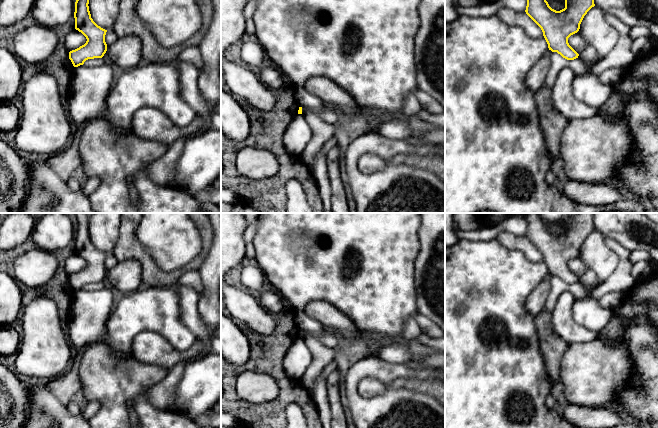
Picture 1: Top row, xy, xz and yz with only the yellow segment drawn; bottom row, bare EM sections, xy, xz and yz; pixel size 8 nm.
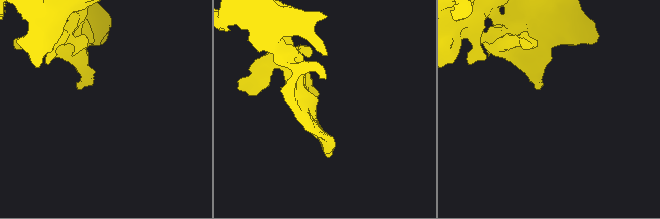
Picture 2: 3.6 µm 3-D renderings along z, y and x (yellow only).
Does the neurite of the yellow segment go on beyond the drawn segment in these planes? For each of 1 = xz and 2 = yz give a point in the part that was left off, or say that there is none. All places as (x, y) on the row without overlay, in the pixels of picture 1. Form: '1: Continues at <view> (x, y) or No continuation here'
1: No continuation here
2: No continuation here

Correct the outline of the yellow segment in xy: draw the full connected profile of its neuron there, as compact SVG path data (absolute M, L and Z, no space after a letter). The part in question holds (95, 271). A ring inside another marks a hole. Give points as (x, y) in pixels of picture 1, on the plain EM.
M75 213L75 253L87 263L86 267L69 276L69 283L74 291L83 289L88 283L102 282L107 275L105 259L107 254L98 250L89 235L89 217L85 213Z

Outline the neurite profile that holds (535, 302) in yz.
M548 273L526 300L525 309L533 317L537 316L544 309L550 291L551 277L552 275Z

